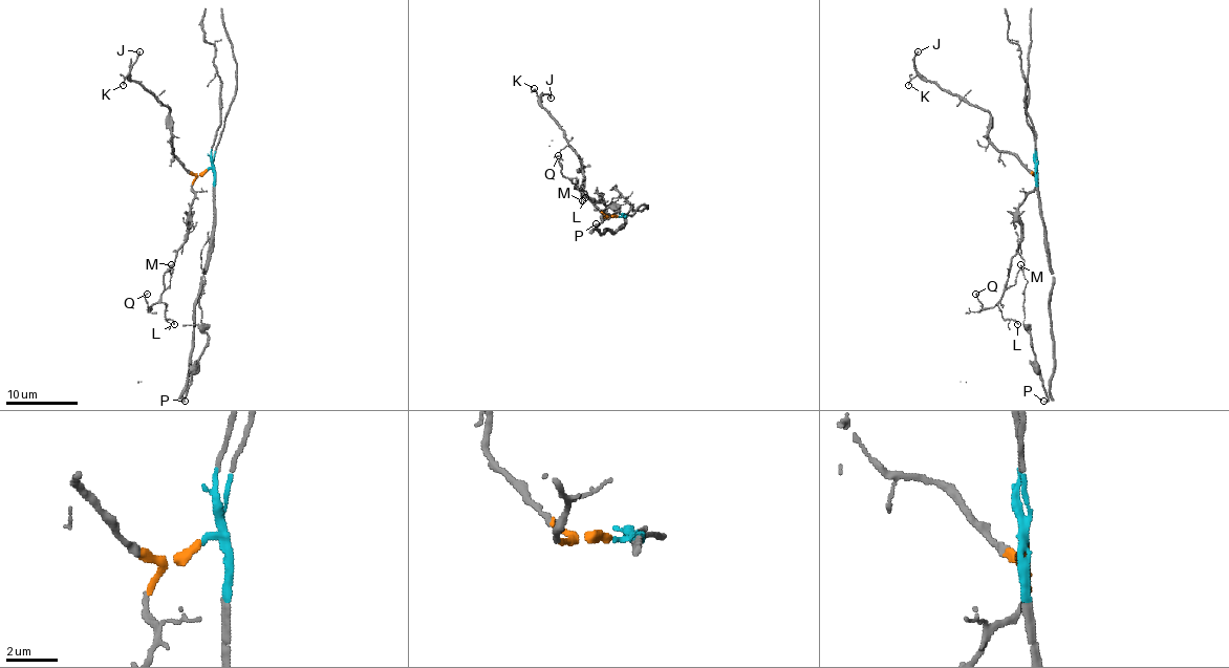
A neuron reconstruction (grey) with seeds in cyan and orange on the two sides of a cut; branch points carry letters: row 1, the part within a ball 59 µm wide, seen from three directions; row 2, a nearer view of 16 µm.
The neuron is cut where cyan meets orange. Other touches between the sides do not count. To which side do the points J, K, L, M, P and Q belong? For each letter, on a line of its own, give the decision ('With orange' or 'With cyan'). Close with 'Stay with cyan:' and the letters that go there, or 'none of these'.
J: With orange
K: With orange
L: With orange
M: With orange
P: With cyan
Q: With orange
Stay with cyan: P

